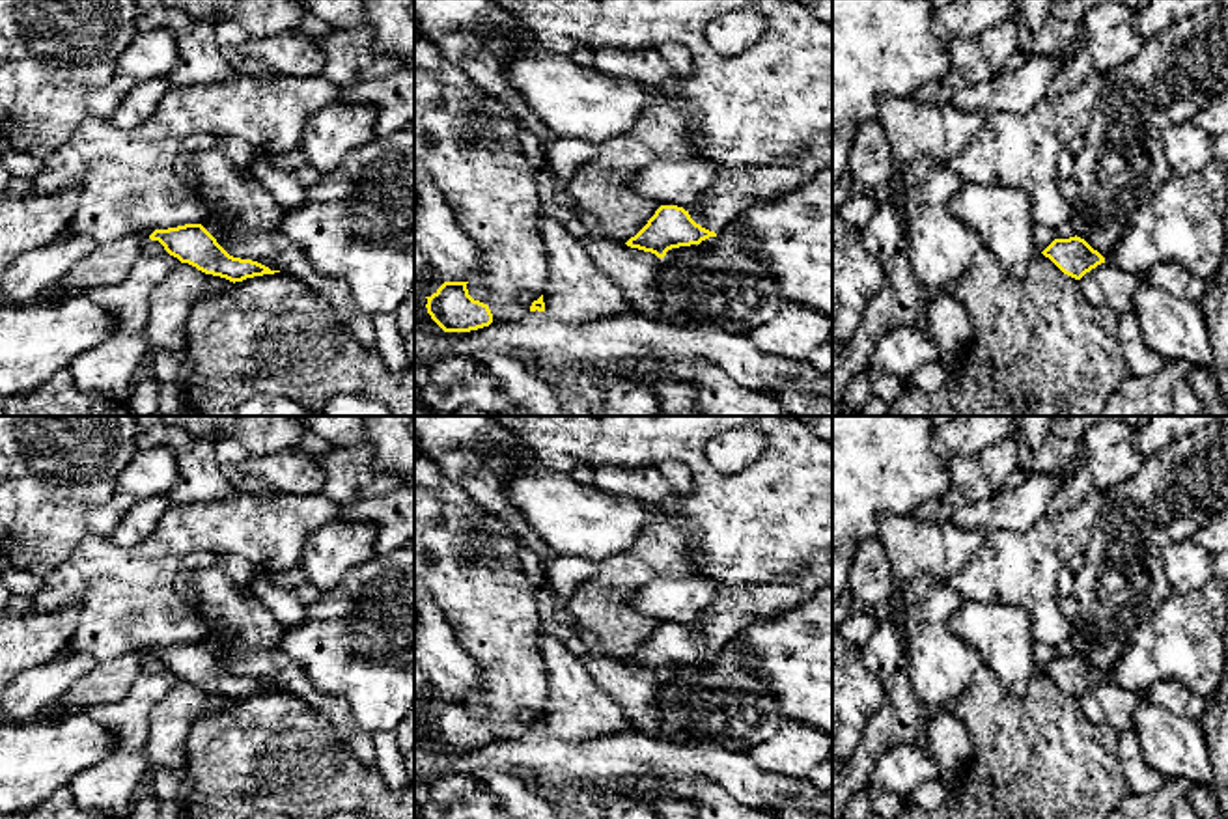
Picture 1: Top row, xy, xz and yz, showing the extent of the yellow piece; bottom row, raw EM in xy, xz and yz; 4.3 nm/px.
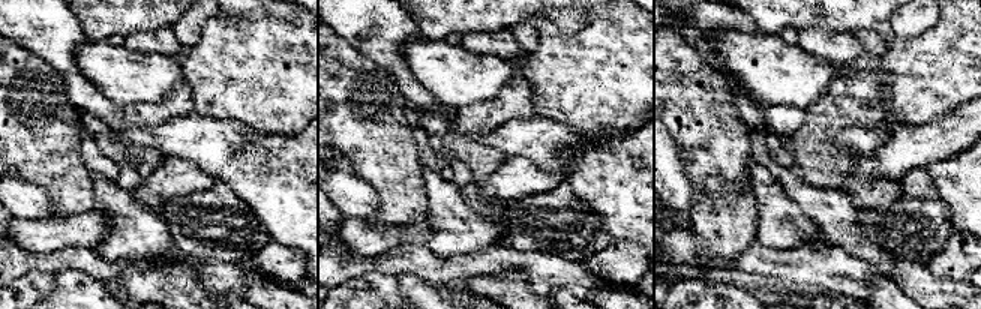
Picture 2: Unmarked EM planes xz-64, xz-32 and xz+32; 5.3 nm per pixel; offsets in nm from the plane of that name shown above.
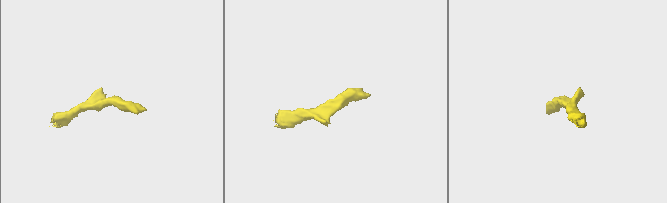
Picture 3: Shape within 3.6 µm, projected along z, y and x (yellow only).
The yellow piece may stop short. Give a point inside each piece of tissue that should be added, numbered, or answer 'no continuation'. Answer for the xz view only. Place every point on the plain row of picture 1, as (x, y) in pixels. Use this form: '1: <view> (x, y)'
1: xz (736, 607)

